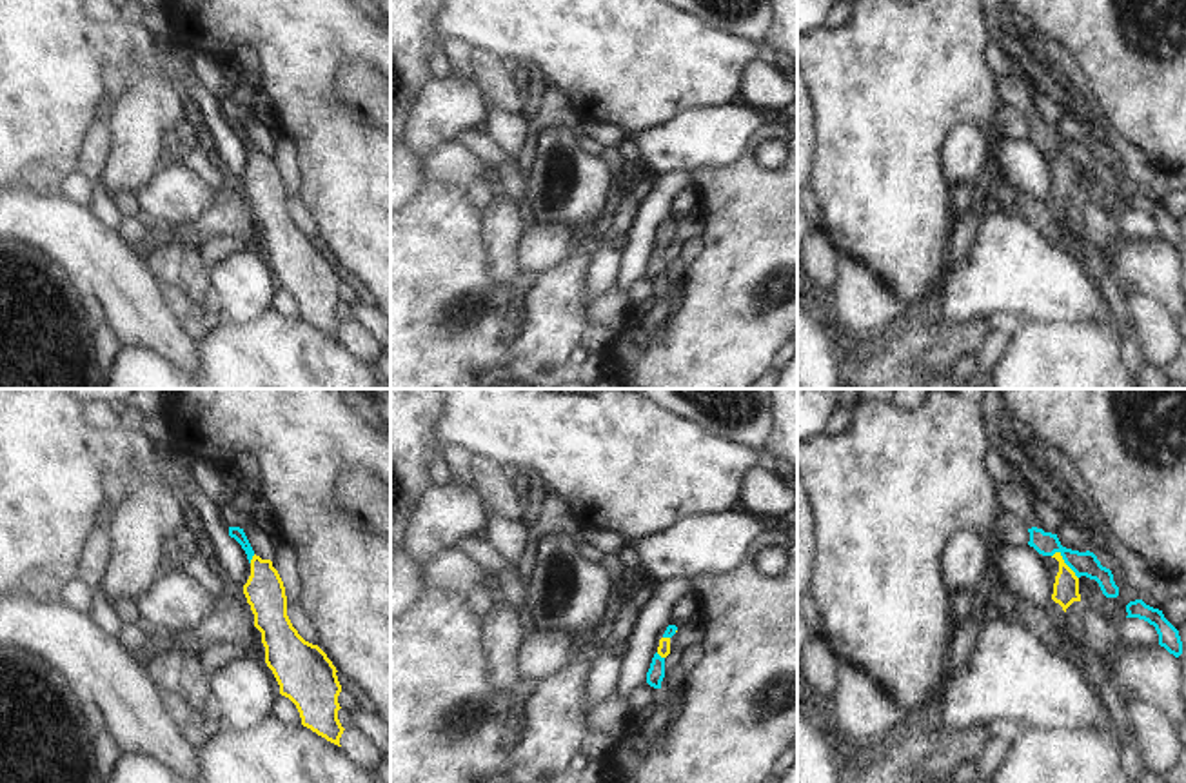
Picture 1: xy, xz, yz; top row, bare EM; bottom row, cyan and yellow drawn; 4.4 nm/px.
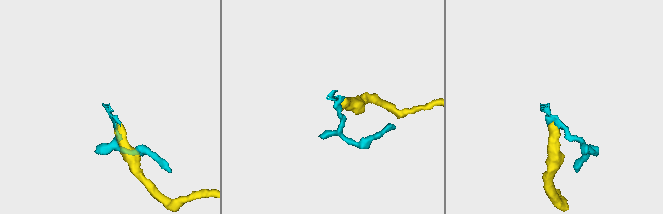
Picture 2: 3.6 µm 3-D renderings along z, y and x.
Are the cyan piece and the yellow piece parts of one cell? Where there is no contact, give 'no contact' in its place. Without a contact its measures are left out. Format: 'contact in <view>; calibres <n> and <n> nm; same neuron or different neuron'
contact in yz; calibres 110 and 110 nm; same neuron

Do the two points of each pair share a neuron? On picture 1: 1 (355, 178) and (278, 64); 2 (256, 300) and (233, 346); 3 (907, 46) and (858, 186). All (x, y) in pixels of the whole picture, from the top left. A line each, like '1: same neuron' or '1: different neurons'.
1: same neuron
2: different neurons
3: same neuron

